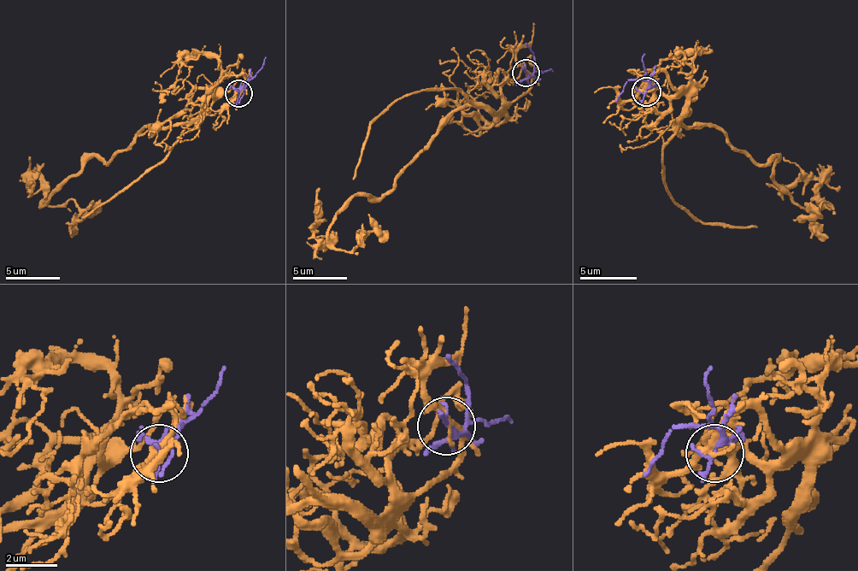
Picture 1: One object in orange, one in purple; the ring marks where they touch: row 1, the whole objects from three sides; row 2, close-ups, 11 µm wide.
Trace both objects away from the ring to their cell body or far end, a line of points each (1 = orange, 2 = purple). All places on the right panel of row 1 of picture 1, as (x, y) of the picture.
1: (645, 92), (662, 73), (679, 120), (773, 157), (773, 180), (816, 206), (819, 180), (765, 183)
2: (645, 92), (645, 81), (628, 81), (614, 101)

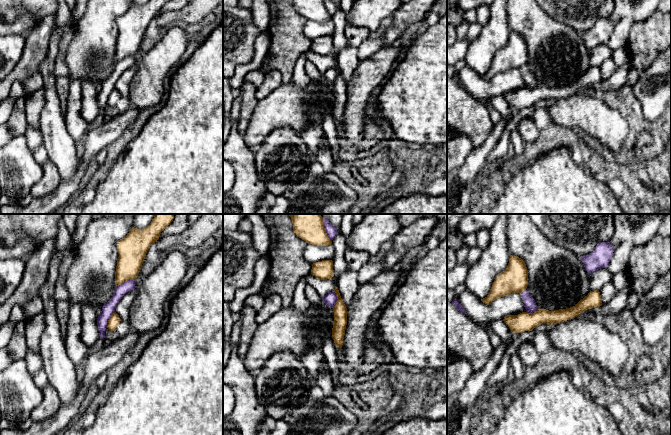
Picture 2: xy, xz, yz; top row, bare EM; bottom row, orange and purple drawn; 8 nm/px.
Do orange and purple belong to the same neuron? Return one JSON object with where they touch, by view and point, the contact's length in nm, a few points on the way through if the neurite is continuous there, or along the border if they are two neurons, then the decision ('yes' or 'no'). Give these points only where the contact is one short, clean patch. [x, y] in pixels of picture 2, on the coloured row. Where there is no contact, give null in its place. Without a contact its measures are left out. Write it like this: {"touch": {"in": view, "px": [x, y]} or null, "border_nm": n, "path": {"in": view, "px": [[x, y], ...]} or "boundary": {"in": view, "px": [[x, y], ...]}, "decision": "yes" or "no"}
{"touch": {"in": "xy", "px": [125, 280]}, "border_nm": 170, "decision": "no"}

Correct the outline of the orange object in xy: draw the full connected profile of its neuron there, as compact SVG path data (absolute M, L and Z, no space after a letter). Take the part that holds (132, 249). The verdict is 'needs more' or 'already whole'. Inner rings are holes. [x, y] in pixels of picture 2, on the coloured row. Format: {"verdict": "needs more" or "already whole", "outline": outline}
{"verdict": "already whole", "outline": "M155 214L146 228L132 227L127 236L117 242L116 286L138 277L148 249L173 219L174 214Z"}

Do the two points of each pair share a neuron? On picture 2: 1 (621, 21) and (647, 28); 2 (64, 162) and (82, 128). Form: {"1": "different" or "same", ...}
{"1": "different", "2": "different"}

